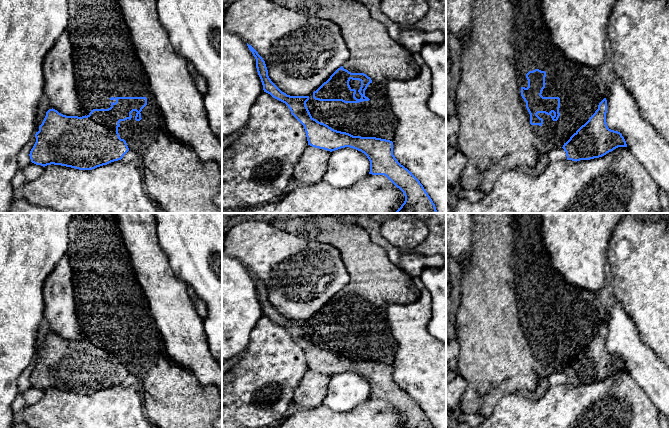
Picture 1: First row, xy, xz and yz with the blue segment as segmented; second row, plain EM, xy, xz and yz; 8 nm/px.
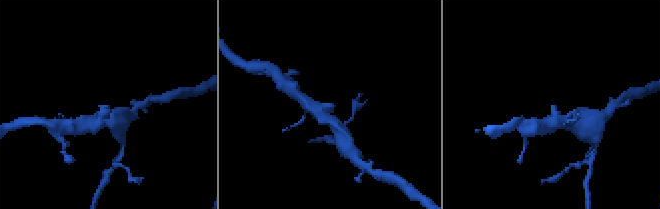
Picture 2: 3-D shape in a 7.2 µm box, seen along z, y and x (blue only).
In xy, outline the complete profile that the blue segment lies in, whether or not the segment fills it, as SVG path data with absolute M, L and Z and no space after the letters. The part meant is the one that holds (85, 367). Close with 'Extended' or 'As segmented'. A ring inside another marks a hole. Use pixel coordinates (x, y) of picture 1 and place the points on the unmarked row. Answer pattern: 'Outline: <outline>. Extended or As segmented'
Outline: M111 321L111 325L116 324L115 327L111 326L111 331L108 333L93 333L86 340L66 340L59 337L55 333L49 333L46 340L39 350L39 355L36 356L36 366L30 375L31 386L43 391L47 389L61 389L71 391L79 394L92 394L97 391L107 389L111 386L121 384L123 380L129 375L127 367L121 363L118 357L120 346L127 343L131 344L133 335L136 335L135 344L140 345L141 335L147 329L146 321Z. As segmented

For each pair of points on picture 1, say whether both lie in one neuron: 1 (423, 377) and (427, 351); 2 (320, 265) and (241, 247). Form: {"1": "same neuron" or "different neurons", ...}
{"1": "same neuron", "2": "same neuron"}

